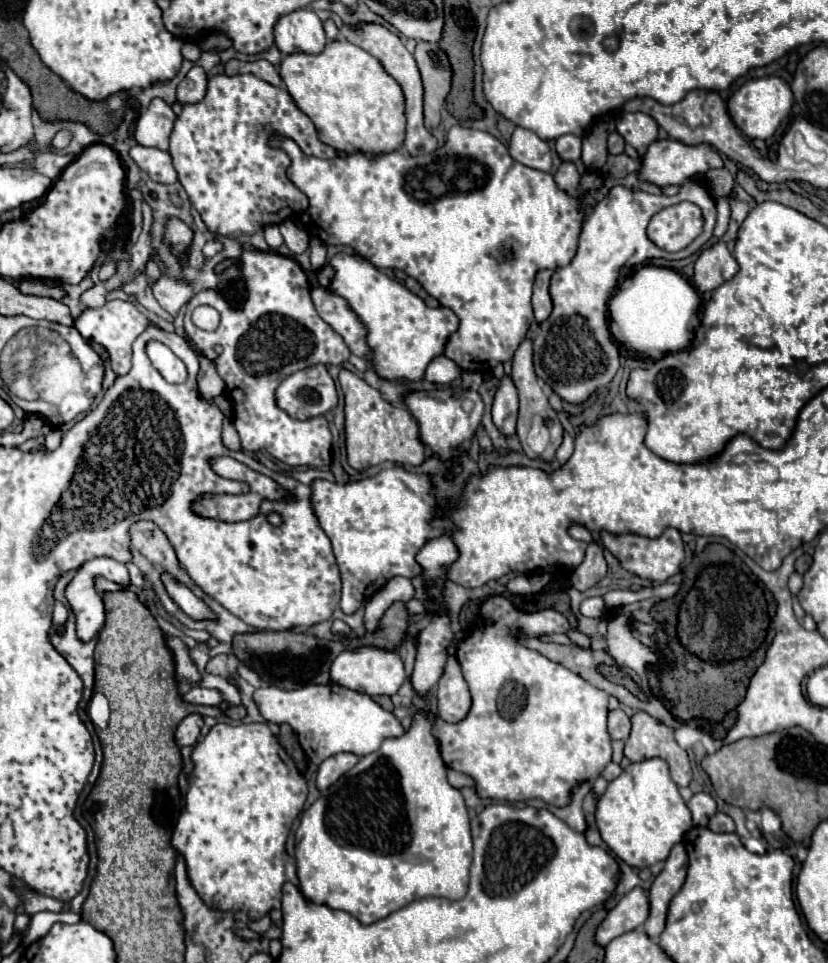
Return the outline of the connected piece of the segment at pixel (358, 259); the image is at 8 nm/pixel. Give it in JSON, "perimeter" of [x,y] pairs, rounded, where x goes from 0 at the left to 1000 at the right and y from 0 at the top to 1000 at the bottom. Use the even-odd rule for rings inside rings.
{"perimeter":[[[411,262],[406,264],[399,274],[403,276],[403,289],[399,293],[399,301],[406,303],[408,307],[418,309],[420,316],[425,318],[425,322],[435,328],[435,332],[442,336],[444,341],[444,359],[452,366],[452,384],[454,388],[459,388],[461,393],[476,395],[476,393],[490,393],[490,395],[507,395],[512,390],[512,384],[517,380],[517,376],[527,370],[531,370],[536,366],[536,355],[539,351],[553,341],[553,328],[543,322],[543,320],[517,320],[512,316],[512,312],[507,312],[502,305],[498,305],[488,295],[476,293],[473,289],[464,287],[457,282],[457,278],[442,270],[435,264],[418,264]]]}

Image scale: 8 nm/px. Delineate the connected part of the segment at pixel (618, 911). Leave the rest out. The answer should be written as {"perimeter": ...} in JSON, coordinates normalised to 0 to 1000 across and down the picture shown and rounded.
{"perimeter":[[[766,922],[751,935],[734,947],[729,957],[720,966],[720,978],[725,982],[732,982],[739,978],[744,972],[775,964],[785,947],[785,937],[783,937],[783,926],[778,922]]]}

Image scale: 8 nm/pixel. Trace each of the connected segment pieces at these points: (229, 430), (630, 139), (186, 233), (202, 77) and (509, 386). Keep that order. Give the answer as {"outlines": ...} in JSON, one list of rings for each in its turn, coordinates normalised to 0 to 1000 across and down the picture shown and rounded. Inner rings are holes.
{"outlines":[[[[273,434],[271,436],[271,447],[268,447],[268,459],[275,467],[292,467],[292,461],[290,461],[290,453],[283,444],[283,440]]],[[[751,116],[744,125],[744,137],[756,145],[756,150],[766,152],[775,162],[780,154],[792,145],[795,129],[783,118]]],[[[205,226],[203,228],[203,241],[200,241],[198,249],[205,251],[213,262],[220,262],[232,249],[232,239],[222,231],[217,231],[213,226]]],[[[234,69],[225,81],[215,87],[215,106],[217,108],[234,108],[234,106],[242,106],[249,98],[249,85],[251,85],[251,79],[249,79],[249,73],[244,69]]],[[[609,390],[601,399],[599,413],[594,420],[594,436],[611,455],[621,453],[623,432],[626,432],[626,407],[616,390]]]]}

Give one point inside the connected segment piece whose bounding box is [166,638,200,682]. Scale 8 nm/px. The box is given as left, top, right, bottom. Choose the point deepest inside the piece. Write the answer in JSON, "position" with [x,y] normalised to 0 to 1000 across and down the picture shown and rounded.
{"position":[222,694]}

